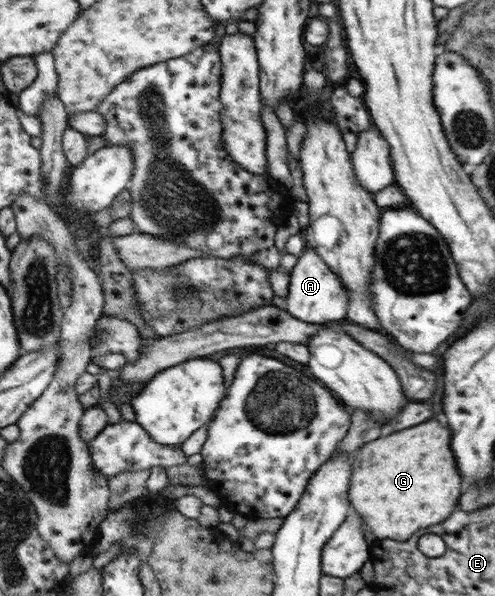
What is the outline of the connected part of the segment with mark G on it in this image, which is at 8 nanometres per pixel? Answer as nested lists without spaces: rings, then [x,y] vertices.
[[[427,420],[419,426],[395,432],[387,438],[377,438],[365,444],[353,460],[353,506],[363,516],[369,530],[377,539],[405,541],[419,528],[441,524],[455,508],[461,496],[461,474],[451,452],[451,430],[437,420]]]

